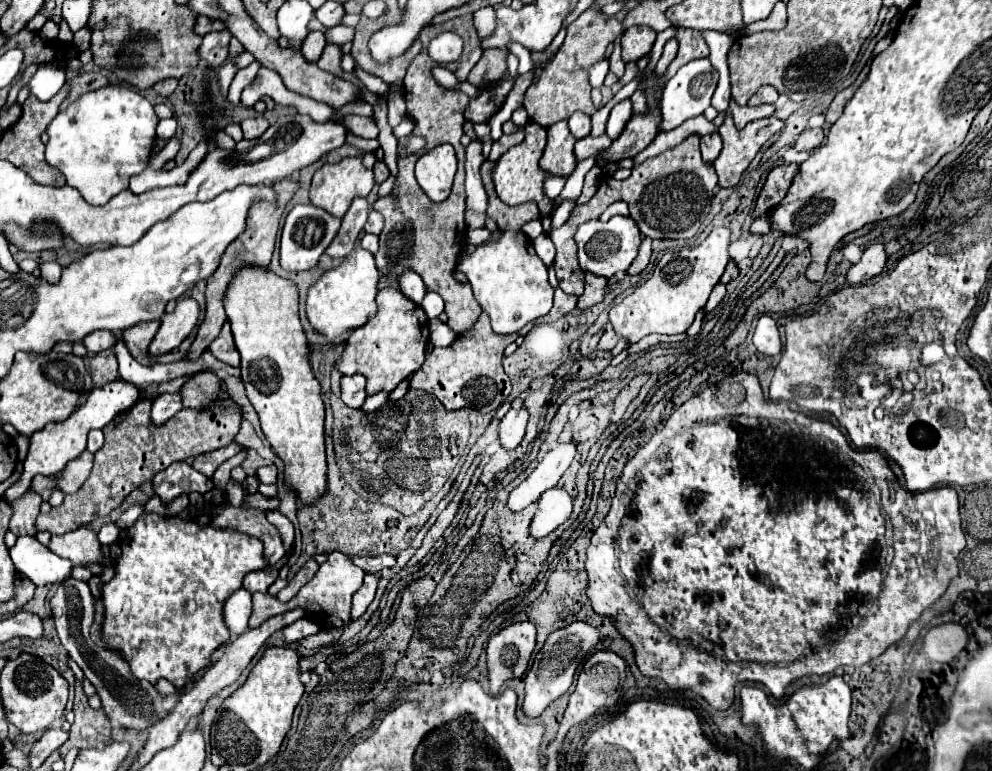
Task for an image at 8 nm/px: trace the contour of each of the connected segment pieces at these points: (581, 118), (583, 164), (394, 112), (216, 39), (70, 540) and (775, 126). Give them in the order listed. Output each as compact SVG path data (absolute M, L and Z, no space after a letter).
M574 112L568 120L570 124L570 132L574 134L576 140L580 138L586 138L590 134L590 118L584 114L584 112Z
M596 155L595 158L591 156L587 159L578 161L574 172L569 177L569 180L567 180L562 192L560 192L560 196L556 198L556 204L558 204L558 206L560 206L564 200L575 201L580 196L585 175L595 164Z
M392 84L390 96L388 96L388 122L390 122L390 126L398 126L404 114L406 114L406 104L404 104L402 92Z
M228 30L224 32L210 32L204 36L200 46L200 58L208 64L208 68L216 70L228 60L228 46L230 46L232 34Z
M82 526L74 532L68 532L68 534L62 534L62 536L52 536L50 542L48 542L48 548L58 554L60 558L66 558L74 564L74 576L76 580L84 580L88 582L90 580L90 570L88 570L88 564L102 564L102 566L108 566L110 560L104 558L102 550L100 550L100 542L96 538L96 534L88 528L88 526Z
M728 114L724 124L720 126L718 134L722 136L724 148L720 156L714 162L714 170L718 174L718 184L722 188L732 188L738 184L742 172L750 166L762 144L772 138L776 132L784 128L784 120L778 120L774 116L754 120L744 130L738 130L732 122L732 116Z

